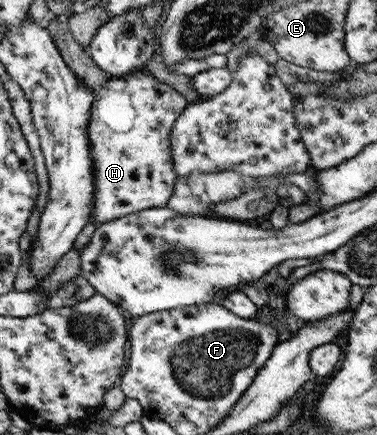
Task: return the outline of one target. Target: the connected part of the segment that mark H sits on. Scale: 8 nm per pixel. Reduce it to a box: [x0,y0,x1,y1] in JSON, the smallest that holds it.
[86,68,187,226]

